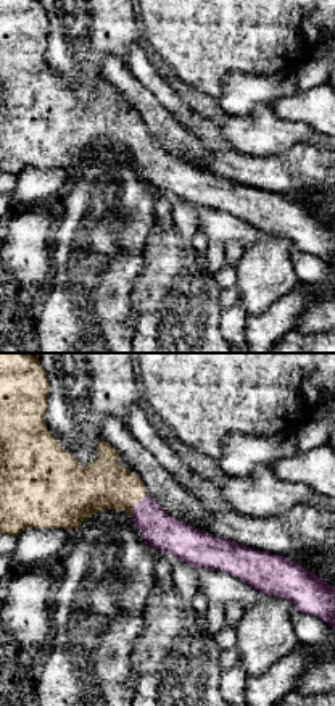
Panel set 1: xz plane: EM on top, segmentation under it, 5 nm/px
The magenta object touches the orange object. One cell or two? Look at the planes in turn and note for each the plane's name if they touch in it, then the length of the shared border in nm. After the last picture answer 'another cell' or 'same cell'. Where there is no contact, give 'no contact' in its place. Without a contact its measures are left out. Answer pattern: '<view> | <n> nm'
xz | 140 nm

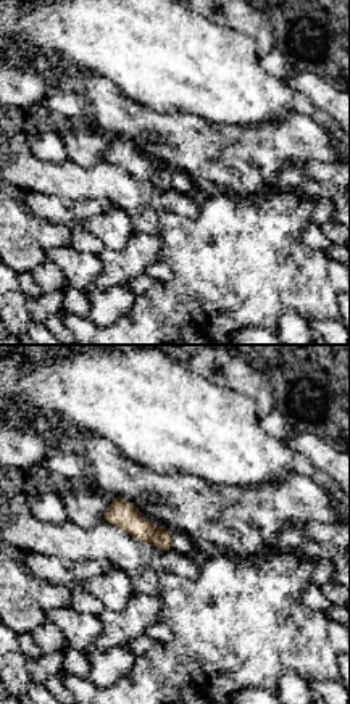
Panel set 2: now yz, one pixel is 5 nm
yz | 50 nm

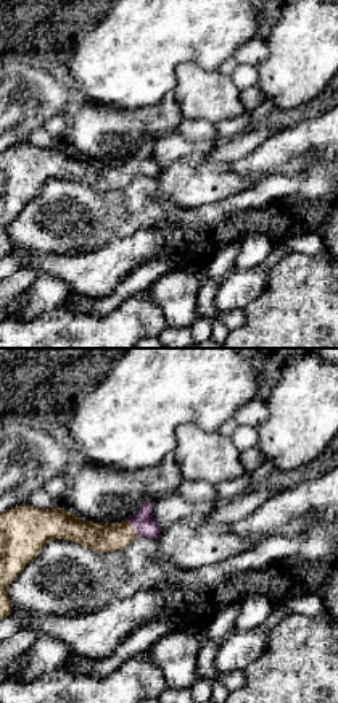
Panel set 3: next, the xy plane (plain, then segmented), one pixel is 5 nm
xy | 100 nm

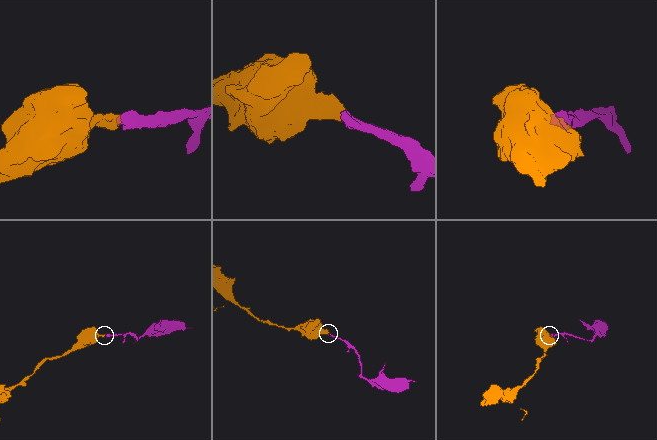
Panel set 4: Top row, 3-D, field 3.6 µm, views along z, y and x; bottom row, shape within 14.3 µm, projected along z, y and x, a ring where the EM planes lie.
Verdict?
same cell

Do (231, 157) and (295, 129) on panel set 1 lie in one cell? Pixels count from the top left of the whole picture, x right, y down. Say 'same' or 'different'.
same

